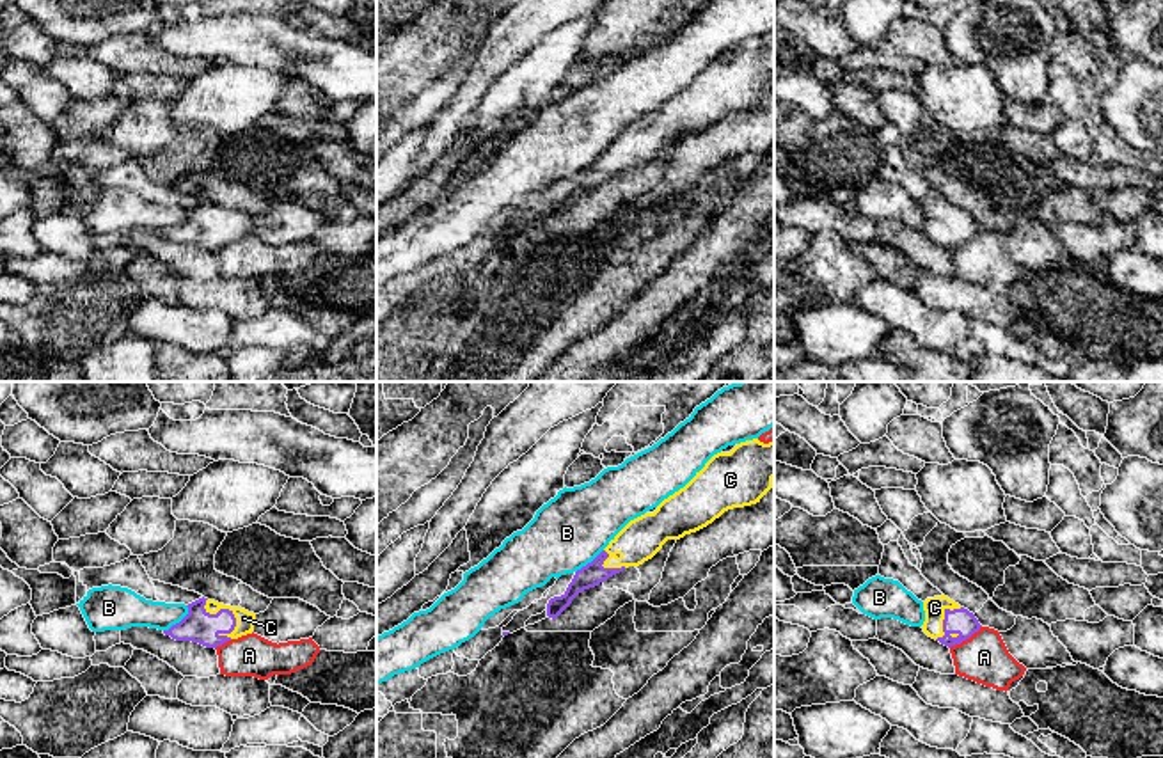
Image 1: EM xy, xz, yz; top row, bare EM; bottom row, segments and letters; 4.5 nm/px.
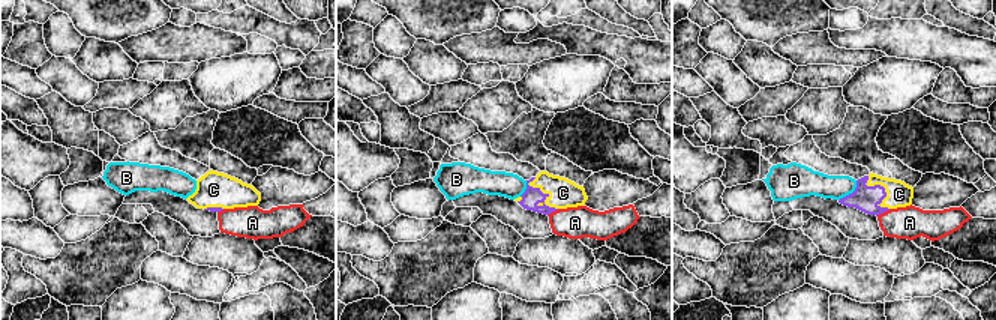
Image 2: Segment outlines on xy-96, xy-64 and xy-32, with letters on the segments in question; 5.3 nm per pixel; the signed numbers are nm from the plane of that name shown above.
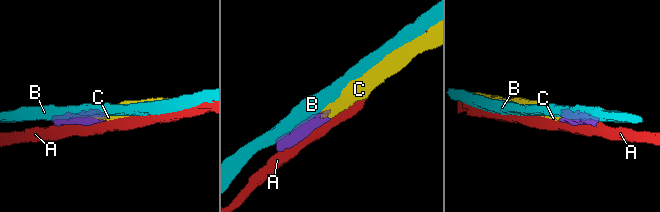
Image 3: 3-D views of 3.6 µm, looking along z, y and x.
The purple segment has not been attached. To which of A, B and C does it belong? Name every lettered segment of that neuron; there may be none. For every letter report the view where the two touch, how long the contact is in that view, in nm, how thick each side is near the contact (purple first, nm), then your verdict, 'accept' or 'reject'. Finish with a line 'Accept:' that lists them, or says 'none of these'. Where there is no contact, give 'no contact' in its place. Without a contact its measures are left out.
A: yz | 180 nm | 120/220 nm | reject
B: xy | 160 nm | 150/170 nm | reject
C: xy | 220 nm | 150/80 nm | accept
Accept: C

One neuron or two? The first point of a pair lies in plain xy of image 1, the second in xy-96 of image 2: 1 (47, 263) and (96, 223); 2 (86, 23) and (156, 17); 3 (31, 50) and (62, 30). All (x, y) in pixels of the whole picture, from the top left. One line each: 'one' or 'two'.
1: one
2: one
3: one

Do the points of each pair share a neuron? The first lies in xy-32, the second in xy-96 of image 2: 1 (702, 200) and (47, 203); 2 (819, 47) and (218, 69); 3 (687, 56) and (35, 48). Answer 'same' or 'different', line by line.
1: same
2: different
3: same

